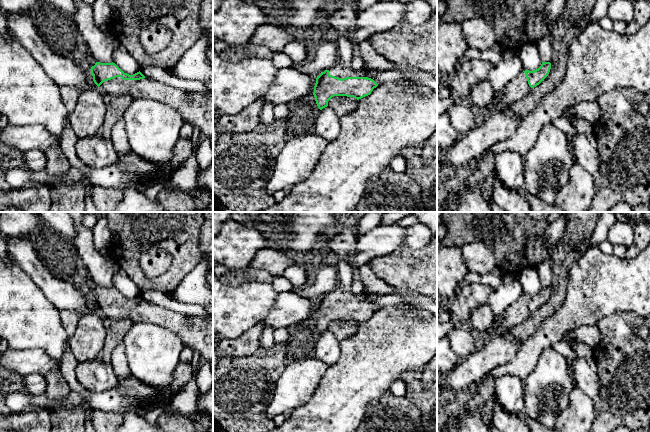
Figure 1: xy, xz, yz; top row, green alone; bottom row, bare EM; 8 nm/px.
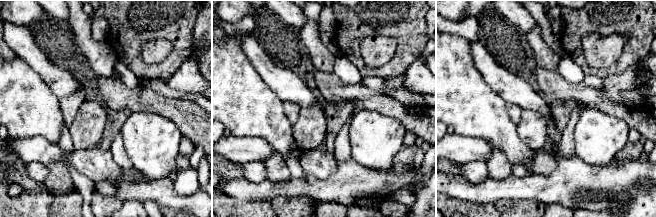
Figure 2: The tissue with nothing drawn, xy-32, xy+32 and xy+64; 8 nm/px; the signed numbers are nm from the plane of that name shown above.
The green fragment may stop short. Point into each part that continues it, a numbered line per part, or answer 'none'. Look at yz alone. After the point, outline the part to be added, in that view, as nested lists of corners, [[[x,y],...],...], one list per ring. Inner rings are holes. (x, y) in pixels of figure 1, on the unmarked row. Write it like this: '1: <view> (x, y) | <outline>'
1: yz (518, 312) | [[[522,295],[516,302],[511,304],[504,312],[503,325],[505,329],[511,329],[523,323],[531,314],[526,298]]]

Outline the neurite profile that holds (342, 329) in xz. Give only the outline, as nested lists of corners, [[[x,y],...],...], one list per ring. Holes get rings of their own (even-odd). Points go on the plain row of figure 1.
[[[334,320],[328,325],[328,330],[331,331],[338,341],[351,337],[358,330],[358,324],[347,320]]]

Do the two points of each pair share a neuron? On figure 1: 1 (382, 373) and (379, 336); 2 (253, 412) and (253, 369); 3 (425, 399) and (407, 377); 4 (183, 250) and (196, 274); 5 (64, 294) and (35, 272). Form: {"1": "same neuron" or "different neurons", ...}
{"1": "same neuron", "2": "same neuron", "3": "same neuron", "4": "different neurons", "5": "same neuron"}

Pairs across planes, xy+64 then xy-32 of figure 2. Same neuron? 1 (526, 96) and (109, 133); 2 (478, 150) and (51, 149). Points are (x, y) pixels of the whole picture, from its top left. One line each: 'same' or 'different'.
1: different
2: same

